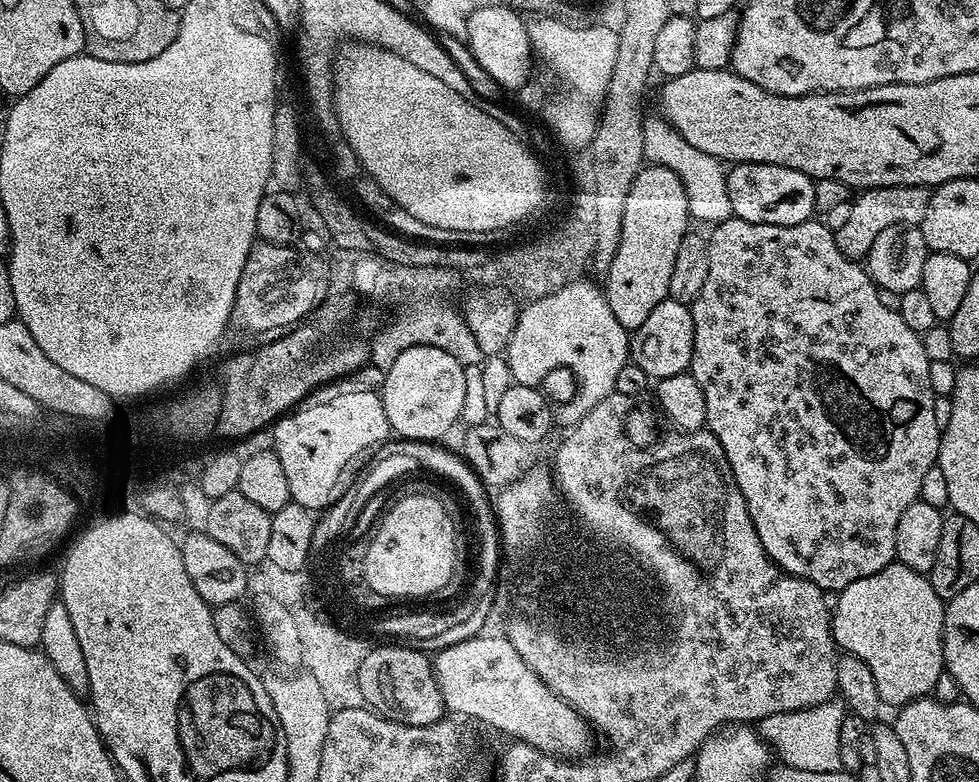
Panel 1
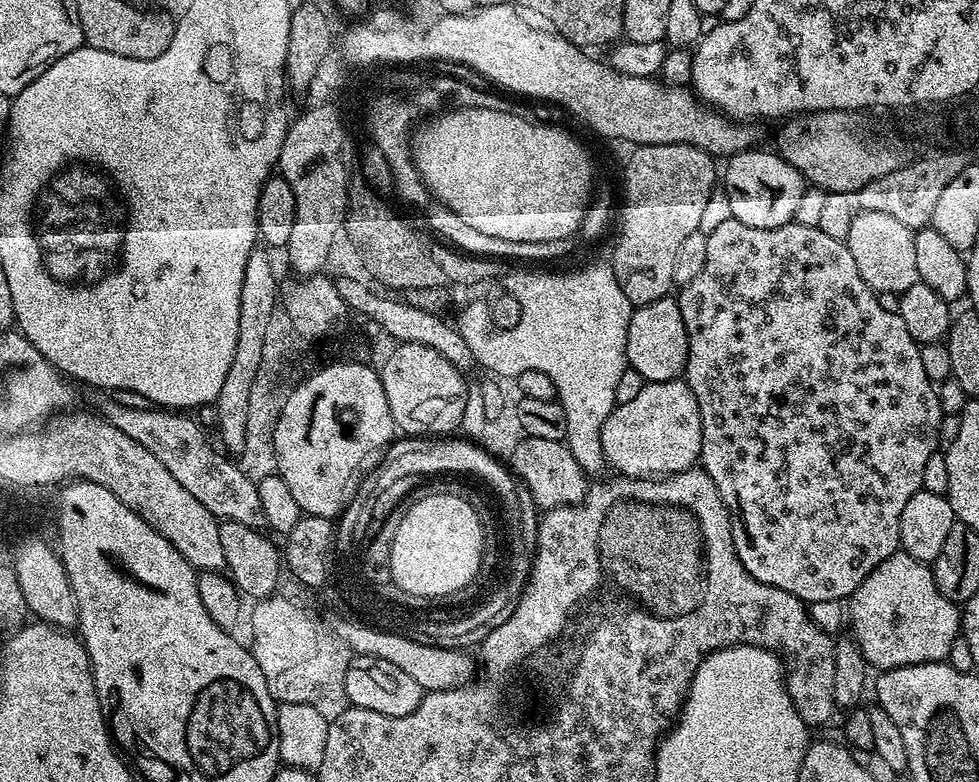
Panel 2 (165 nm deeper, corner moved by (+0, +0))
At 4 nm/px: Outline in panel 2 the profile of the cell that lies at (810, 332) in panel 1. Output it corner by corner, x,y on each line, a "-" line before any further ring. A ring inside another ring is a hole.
737,220
719,224
706,242
706,266
694,282
679,289
682,322
688,339
688,365
684,376
698,402
702,418
702,446
699,463
718,486
722,502
730,514
734,550
746,570
758,582
786,590
794,598
811,606
818,602
847,601
864,579
890,554
900,548
902,509
914,494
924,487
922,474
926,461
938,451
940,440
940,393
922,366
921,345
910,338
900,314
882,310
879,295
868,285
854,263
847,243
829,238
820,228
798,223
780,228
755,228

